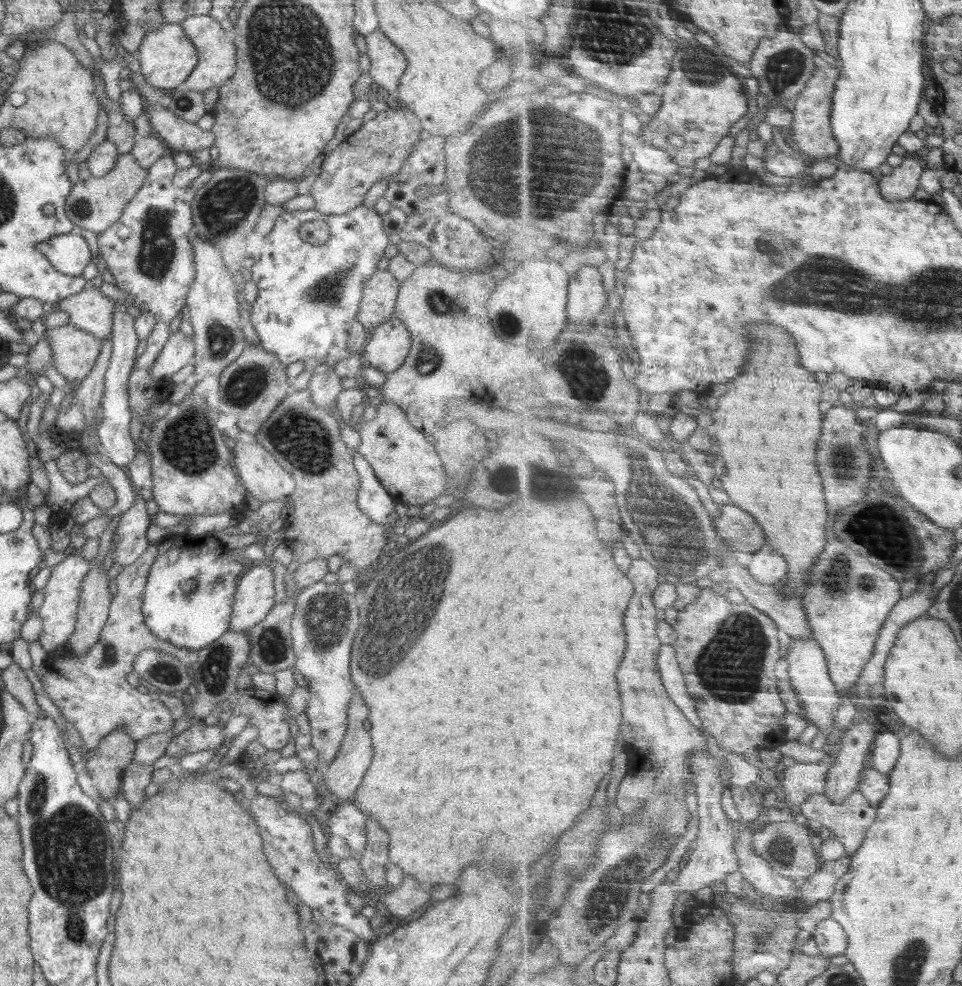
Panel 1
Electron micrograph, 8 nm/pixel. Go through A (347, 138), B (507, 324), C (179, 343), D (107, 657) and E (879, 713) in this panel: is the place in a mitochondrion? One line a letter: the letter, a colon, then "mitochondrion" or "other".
A: other
B: mitochondrion
C: other
D: mitochondrion
E: other

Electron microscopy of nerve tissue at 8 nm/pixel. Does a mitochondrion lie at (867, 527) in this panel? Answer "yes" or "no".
yes

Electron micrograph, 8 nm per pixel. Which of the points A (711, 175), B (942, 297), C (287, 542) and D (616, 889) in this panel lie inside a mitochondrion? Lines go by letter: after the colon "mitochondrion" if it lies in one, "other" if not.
A: other
B: mitochondrion
C: other
D: mitochondrion

